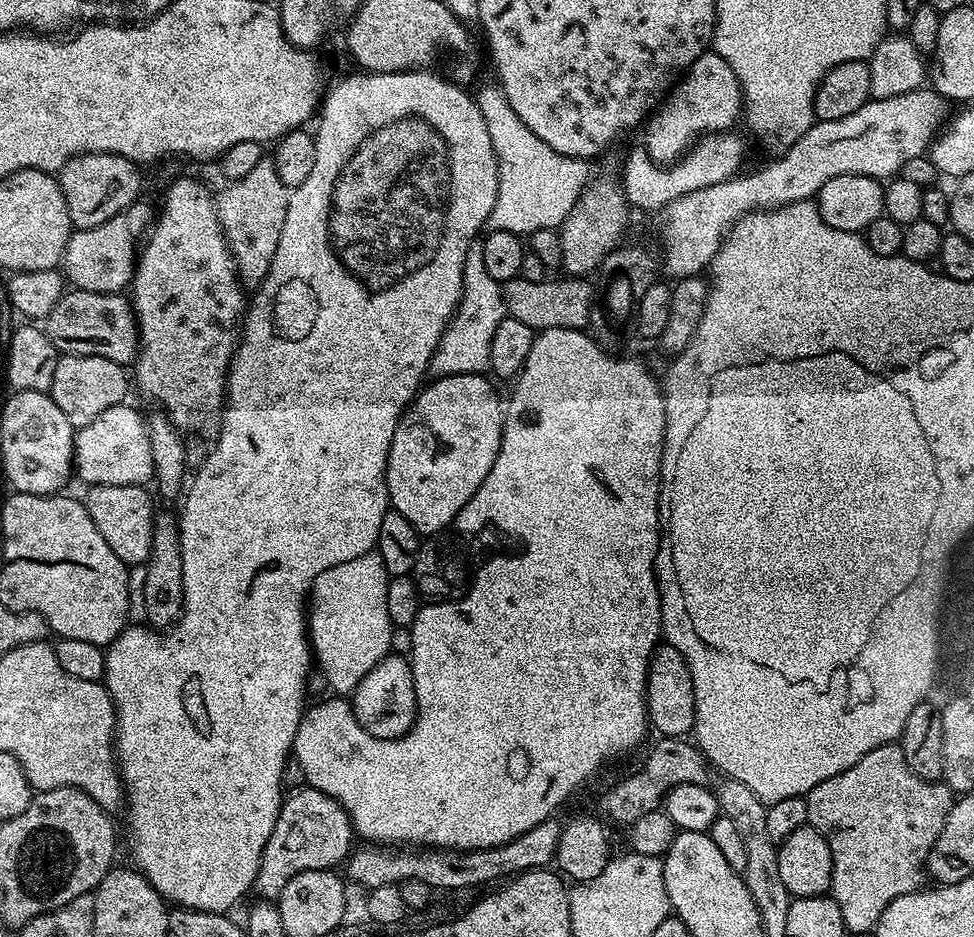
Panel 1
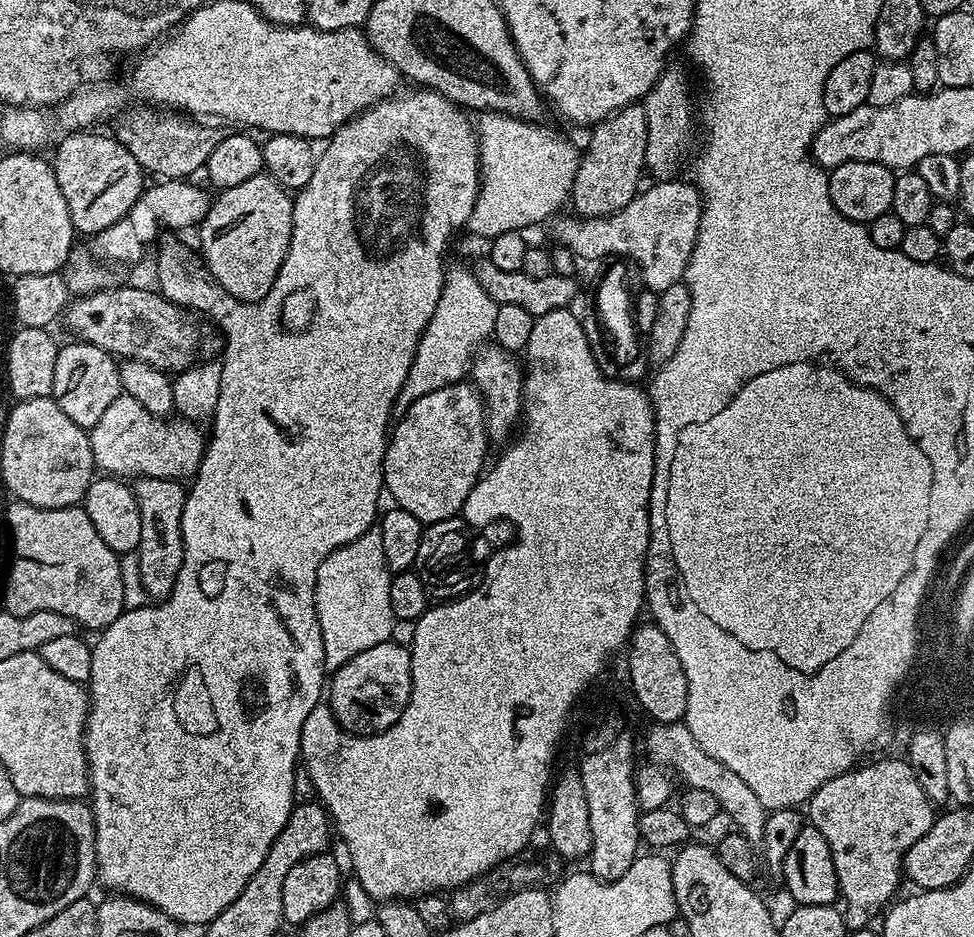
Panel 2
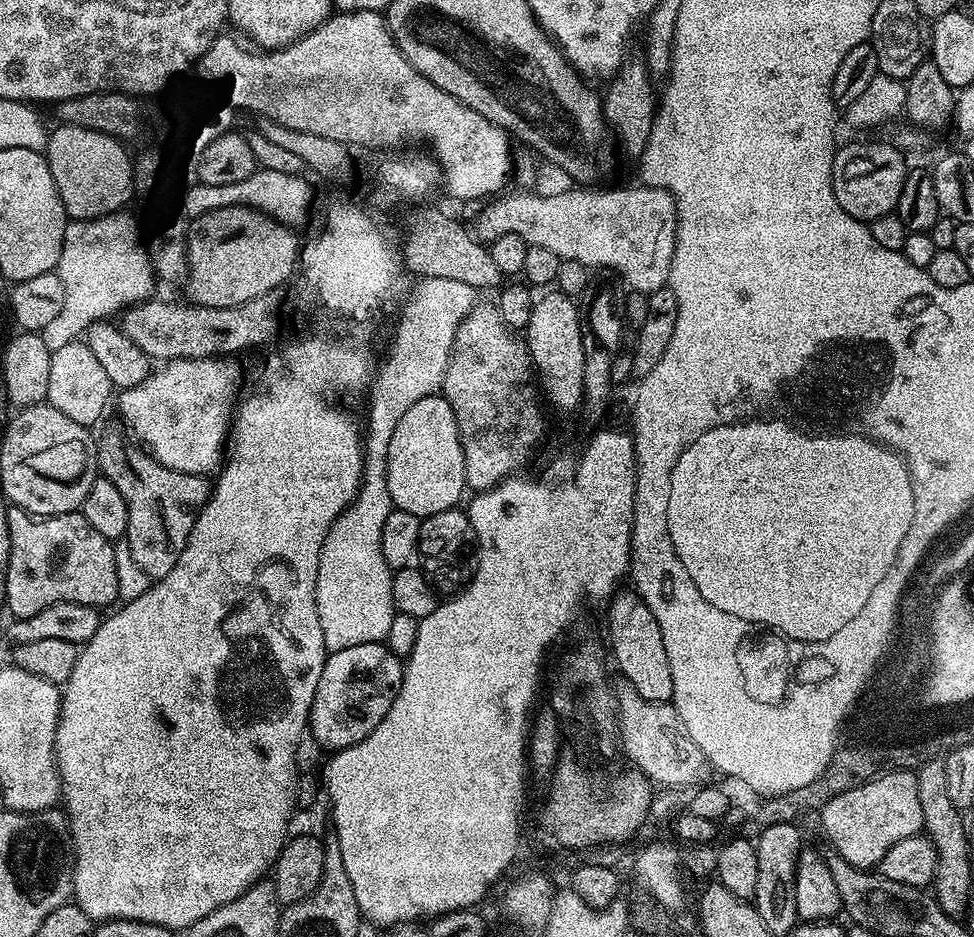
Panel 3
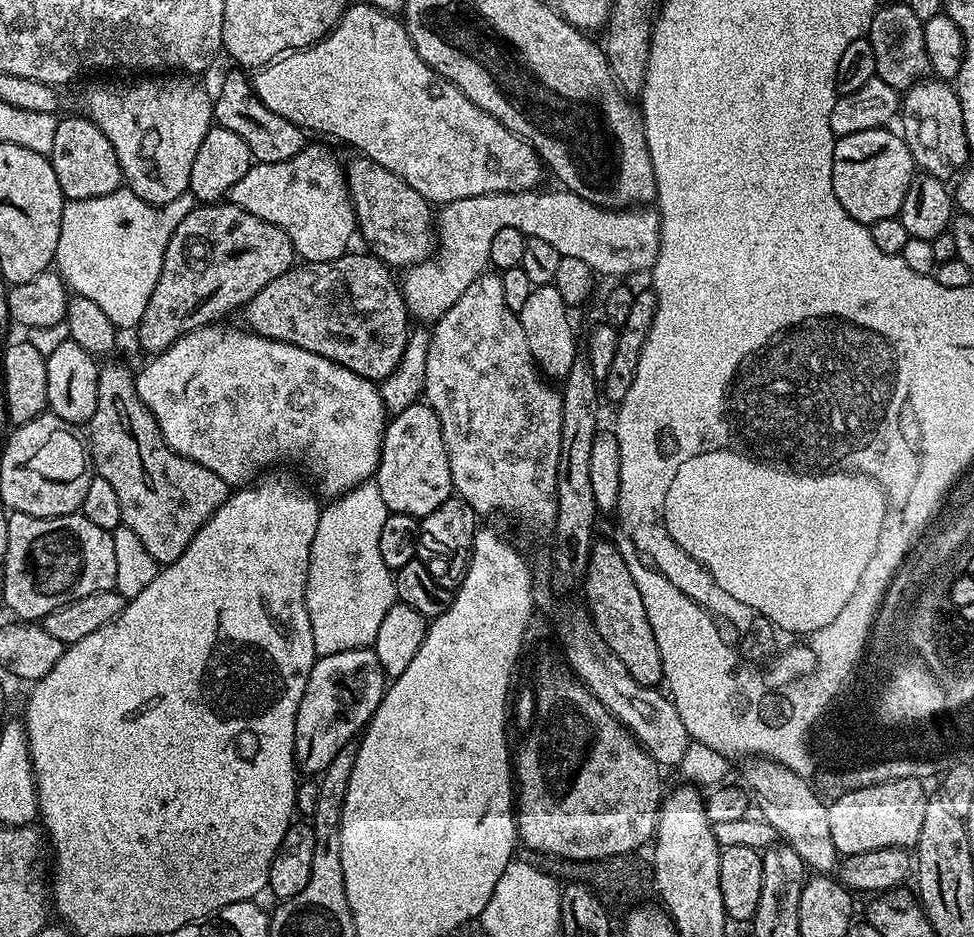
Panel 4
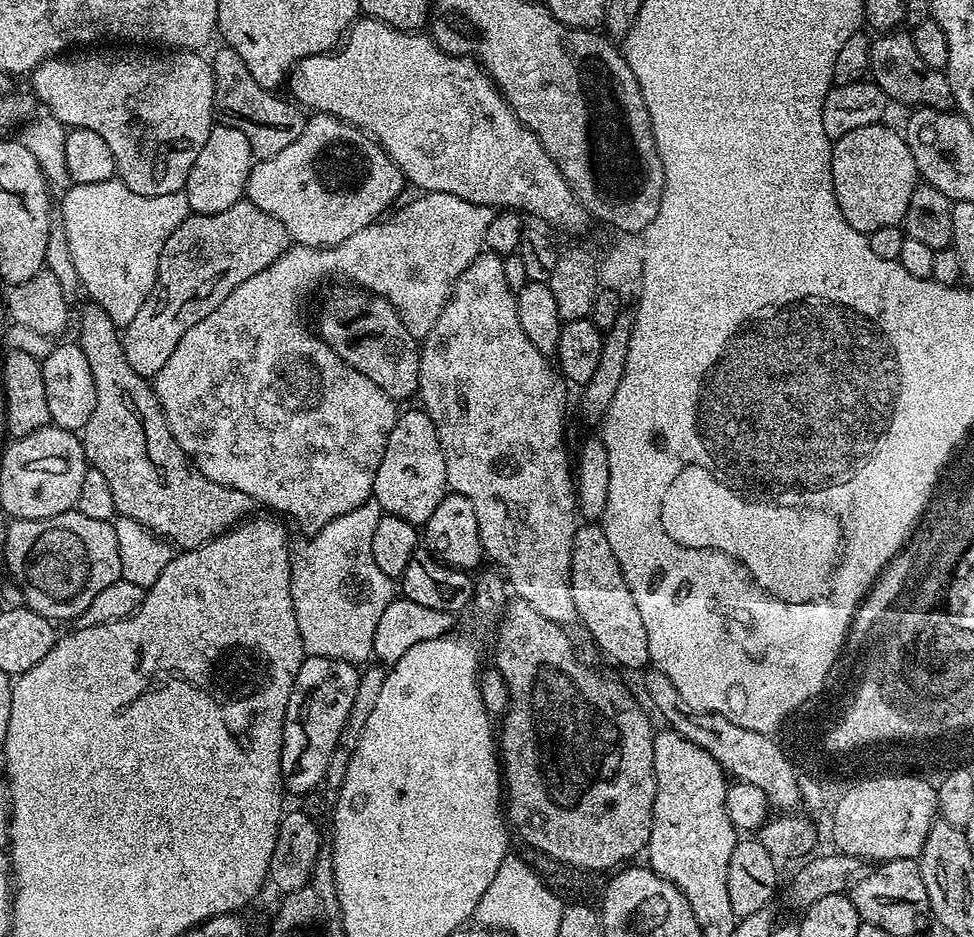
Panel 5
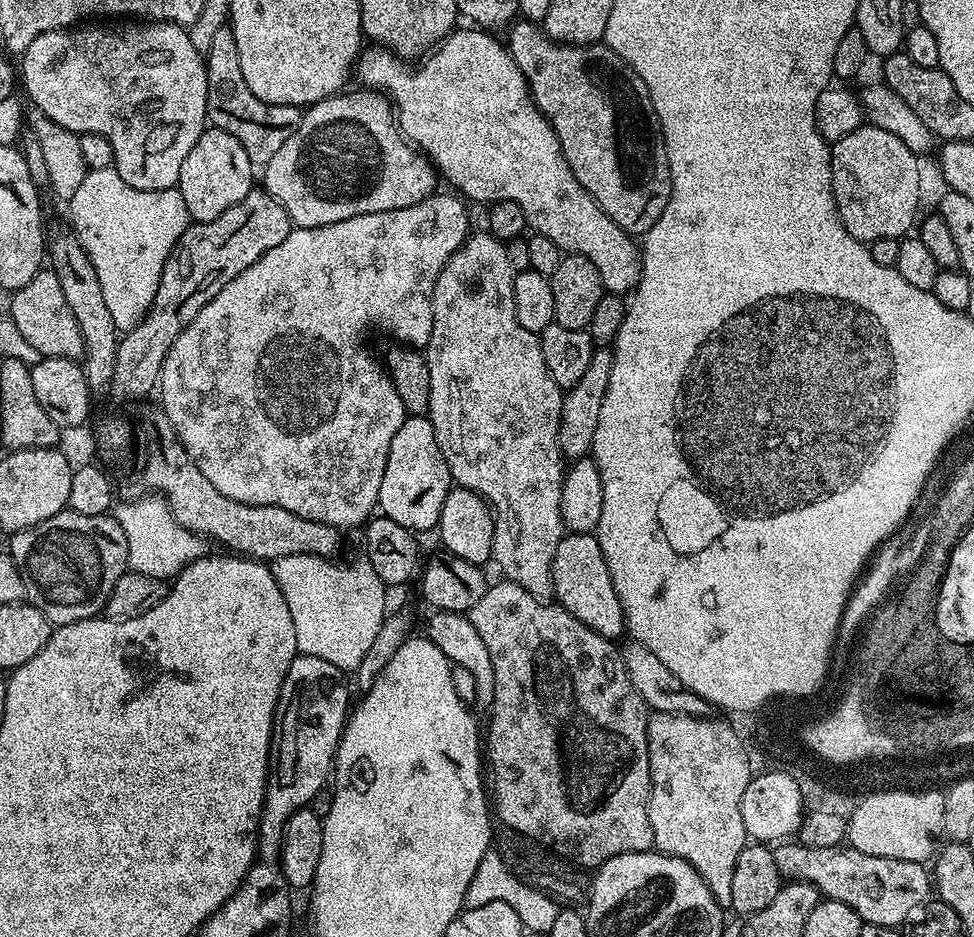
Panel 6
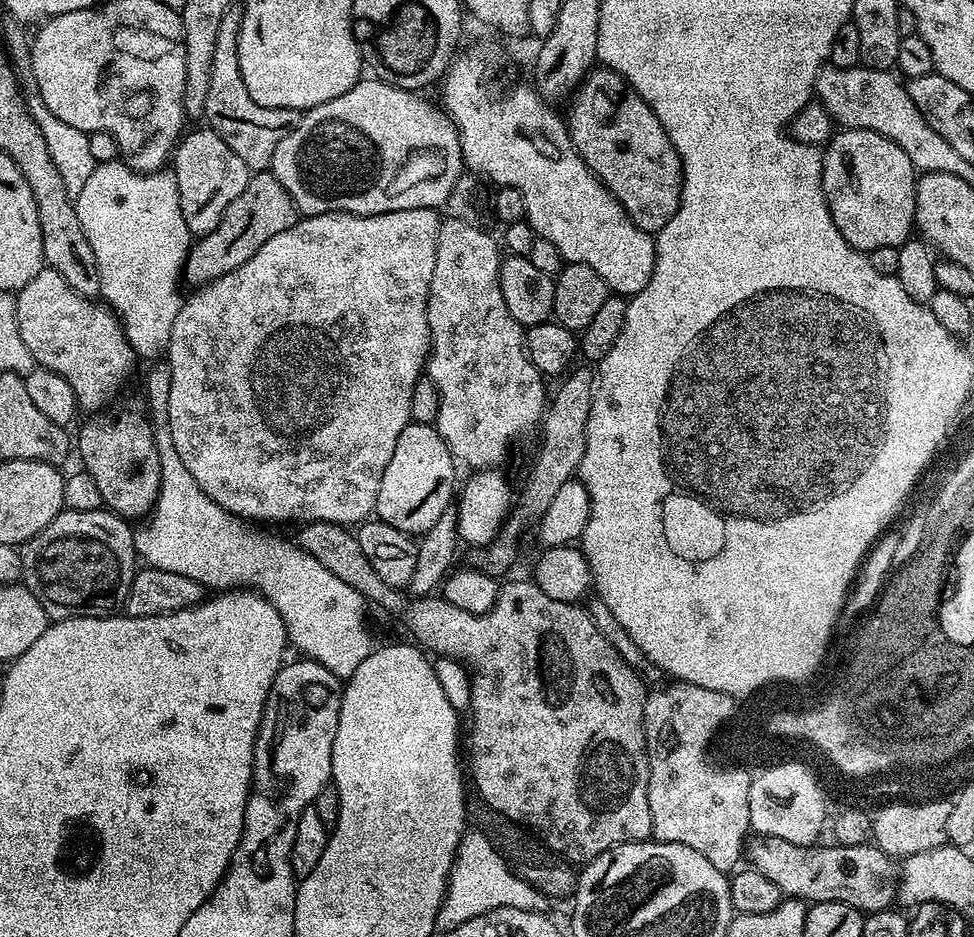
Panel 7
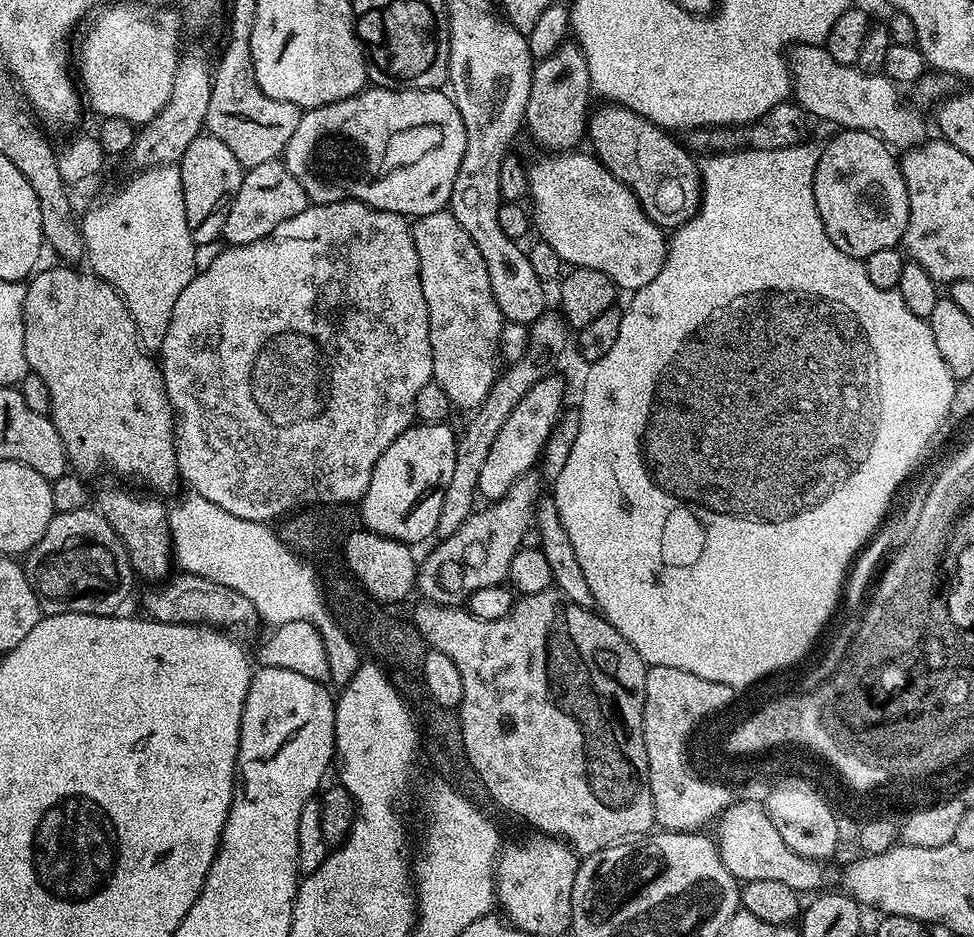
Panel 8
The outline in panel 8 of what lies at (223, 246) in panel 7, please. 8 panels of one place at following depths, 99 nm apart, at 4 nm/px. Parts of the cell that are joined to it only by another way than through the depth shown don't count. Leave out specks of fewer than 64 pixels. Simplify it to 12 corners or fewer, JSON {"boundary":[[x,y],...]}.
{"boundary":[[283,159],[245,171],[229,245],[258,242],[309,207]]}

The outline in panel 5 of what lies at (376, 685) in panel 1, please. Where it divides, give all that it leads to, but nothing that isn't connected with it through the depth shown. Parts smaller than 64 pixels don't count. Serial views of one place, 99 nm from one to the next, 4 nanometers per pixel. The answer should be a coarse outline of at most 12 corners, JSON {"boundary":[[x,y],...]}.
{"boundary":[[305,655],[282,730],[289,793],[324,784],[361,669]]}

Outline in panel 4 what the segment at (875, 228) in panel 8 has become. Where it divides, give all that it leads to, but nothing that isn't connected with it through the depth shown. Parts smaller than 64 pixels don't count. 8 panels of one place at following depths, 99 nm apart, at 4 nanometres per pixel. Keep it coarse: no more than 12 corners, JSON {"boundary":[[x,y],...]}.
{"boundary":[[891,127],[839,137],[834,194],[860,224],[899,217],[917,171]]}

